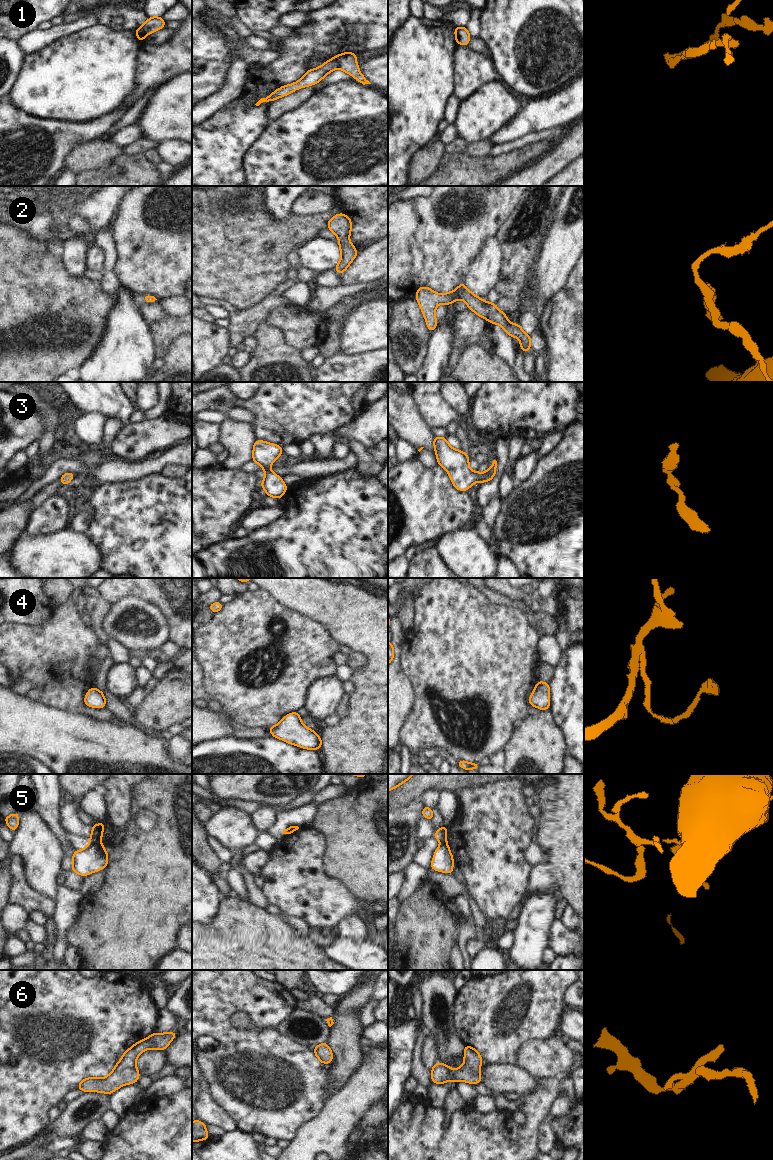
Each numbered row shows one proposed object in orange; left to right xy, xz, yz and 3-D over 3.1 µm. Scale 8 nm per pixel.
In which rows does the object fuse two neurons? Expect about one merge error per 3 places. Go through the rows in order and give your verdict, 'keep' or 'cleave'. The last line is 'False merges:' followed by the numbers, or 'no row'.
1: cleave
2: keep
3: keep
4: keep
5: cleave
6: keep
False merges: 1, 5

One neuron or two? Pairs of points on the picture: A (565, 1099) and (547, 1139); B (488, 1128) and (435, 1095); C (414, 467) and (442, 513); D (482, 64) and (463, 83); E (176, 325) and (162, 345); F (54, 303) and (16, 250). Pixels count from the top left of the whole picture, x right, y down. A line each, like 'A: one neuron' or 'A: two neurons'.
A: one neuron
B: two neurons
C: one neuron
D: one neuron
E: one neuron
F: one neuron

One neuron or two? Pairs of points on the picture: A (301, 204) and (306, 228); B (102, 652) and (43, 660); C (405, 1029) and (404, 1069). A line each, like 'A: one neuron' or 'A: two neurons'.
A: two neurons
B: one neuron
C: one neuron

